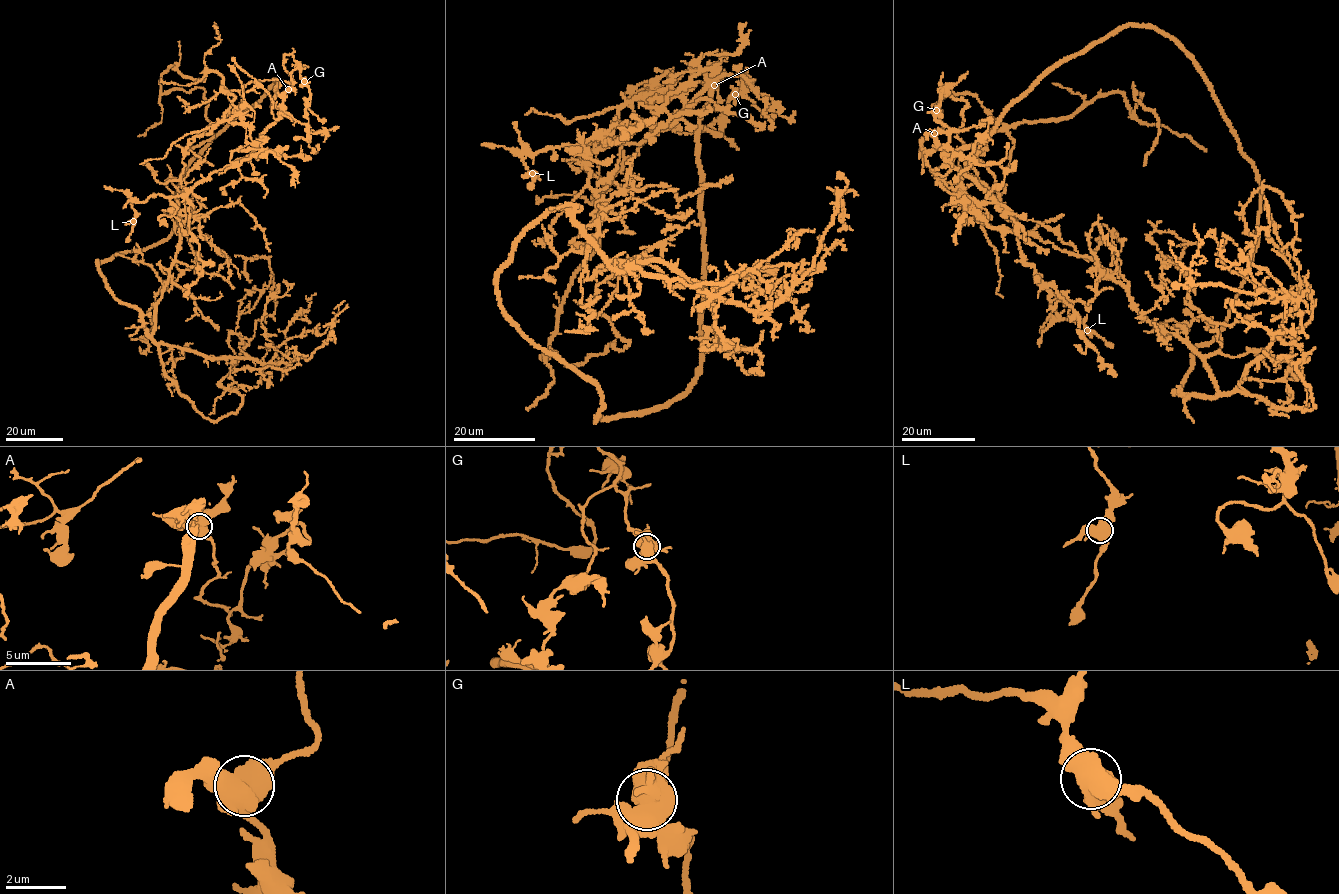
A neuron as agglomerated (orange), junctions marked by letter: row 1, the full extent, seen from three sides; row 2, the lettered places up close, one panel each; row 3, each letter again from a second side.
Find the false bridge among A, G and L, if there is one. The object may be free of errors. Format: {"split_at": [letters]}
{"split_at": ["A"]}

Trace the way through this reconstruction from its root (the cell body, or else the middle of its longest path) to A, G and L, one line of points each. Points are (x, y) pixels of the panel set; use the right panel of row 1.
A: (1083, 256), (1022, 231), (984, 183), (970, 183), (964, 200), (993, 201), (954, 169), (935, 133)
G: (1083, 256), (1022, 231), (984, 183), (970, 183), (964, 200), (993, 201), (945, 159), (949, 129), (936, 110)
L: (1083, 256), (1022, 231), (984, 183), (965, 190), (975, 206), (1006, 207), (1058, 319), (1087, 330)

